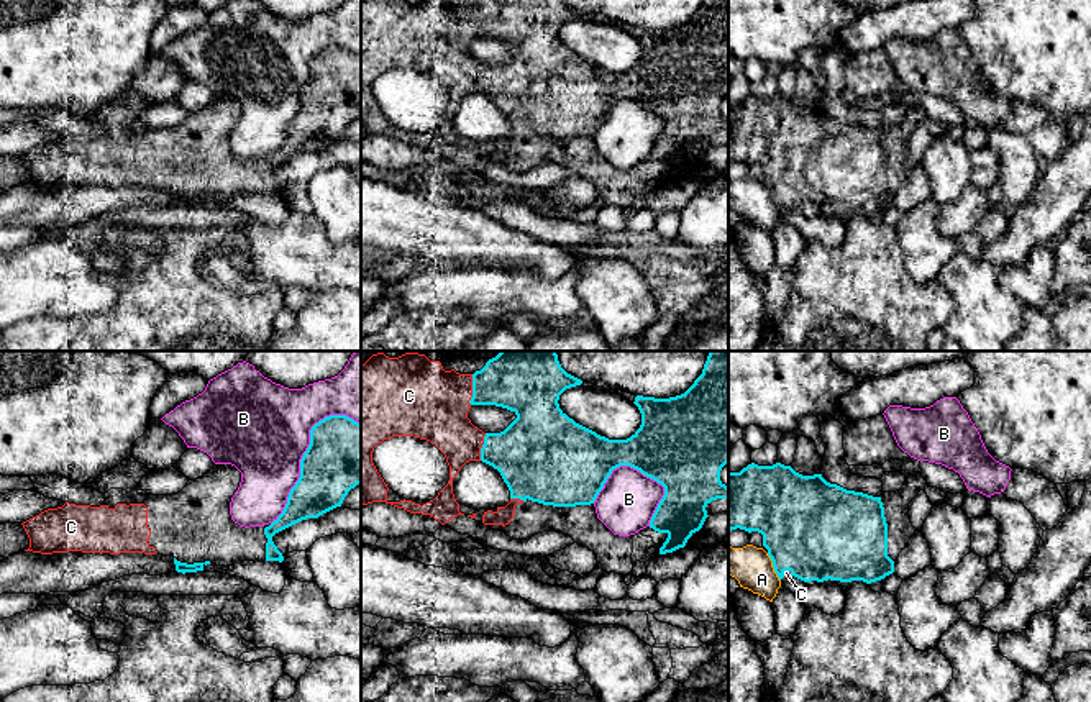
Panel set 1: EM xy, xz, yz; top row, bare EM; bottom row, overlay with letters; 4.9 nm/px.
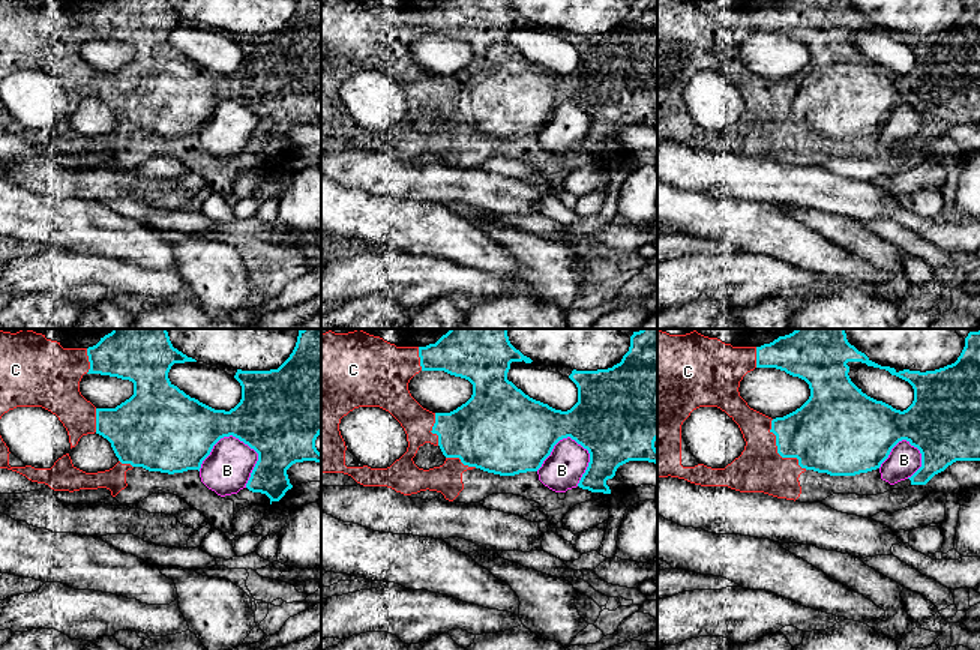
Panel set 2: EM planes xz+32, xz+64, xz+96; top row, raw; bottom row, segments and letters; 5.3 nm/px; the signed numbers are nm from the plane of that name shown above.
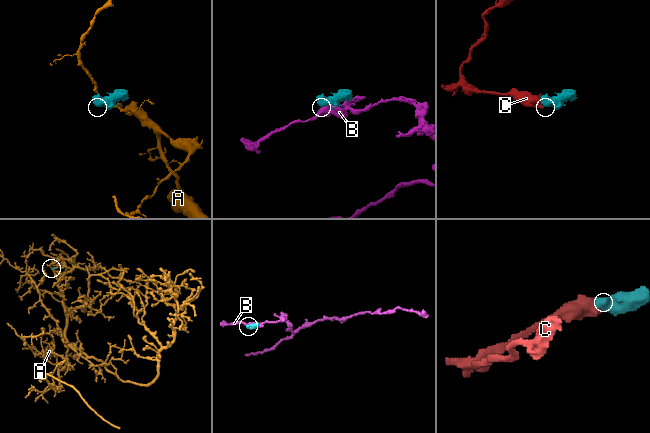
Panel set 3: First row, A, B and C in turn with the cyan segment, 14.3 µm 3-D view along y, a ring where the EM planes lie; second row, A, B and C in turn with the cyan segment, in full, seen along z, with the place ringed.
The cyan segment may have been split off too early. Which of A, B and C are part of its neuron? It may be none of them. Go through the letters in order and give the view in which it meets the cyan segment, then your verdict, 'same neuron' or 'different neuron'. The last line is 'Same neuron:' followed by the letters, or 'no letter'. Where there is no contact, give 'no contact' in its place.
A: yz | different neuron
B: xy | different neuron
C: xz | same neuron
Same neuron: C

